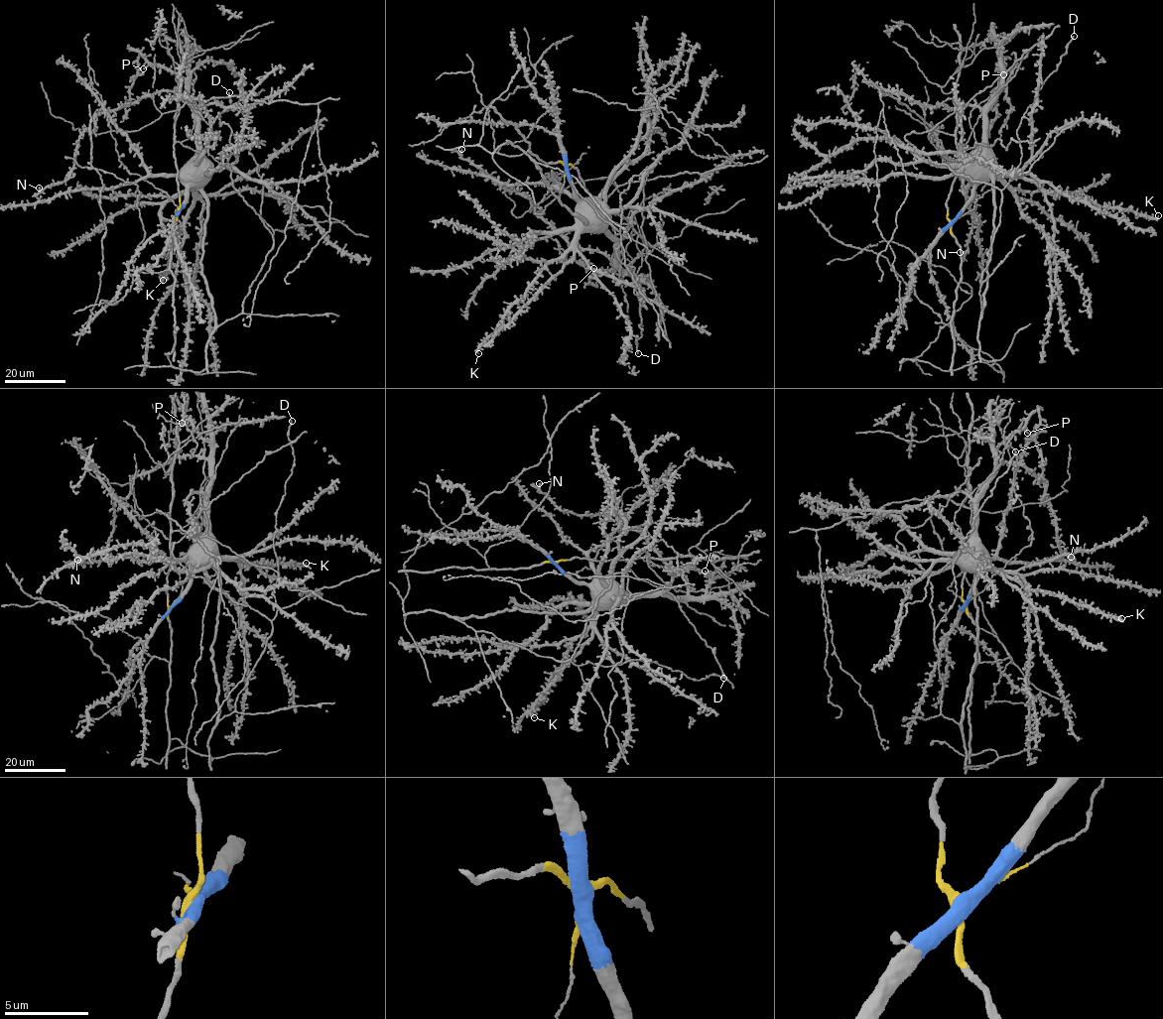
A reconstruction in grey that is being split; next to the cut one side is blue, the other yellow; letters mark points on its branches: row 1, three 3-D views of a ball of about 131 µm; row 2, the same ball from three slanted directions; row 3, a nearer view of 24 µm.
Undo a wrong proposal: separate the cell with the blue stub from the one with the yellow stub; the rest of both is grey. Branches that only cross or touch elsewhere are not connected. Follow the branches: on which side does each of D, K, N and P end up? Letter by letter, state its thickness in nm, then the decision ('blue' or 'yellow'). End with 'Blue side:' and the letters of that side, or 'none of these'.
D: 190 nm thick; blue
K: 130 nm thick; blue
N: 400 nm thick; blue
P: 200 nm thick; blue
Blue side: D, K, N, P

